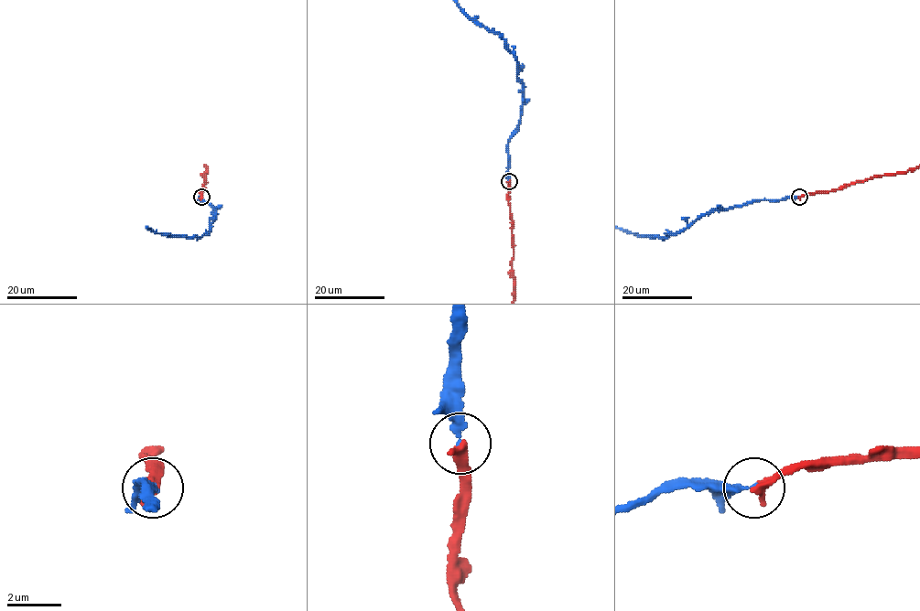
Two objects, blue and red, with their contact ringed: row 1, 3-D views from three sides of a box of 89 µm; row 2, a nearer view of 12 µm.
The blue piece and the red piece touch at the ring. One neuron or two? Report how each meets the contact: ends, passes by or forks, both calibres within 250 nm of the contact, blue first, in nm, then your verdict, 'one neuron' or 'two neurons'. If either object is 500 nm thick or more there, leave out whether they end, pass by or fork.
blue ends | red ends | 240/360 nm | one neuron

